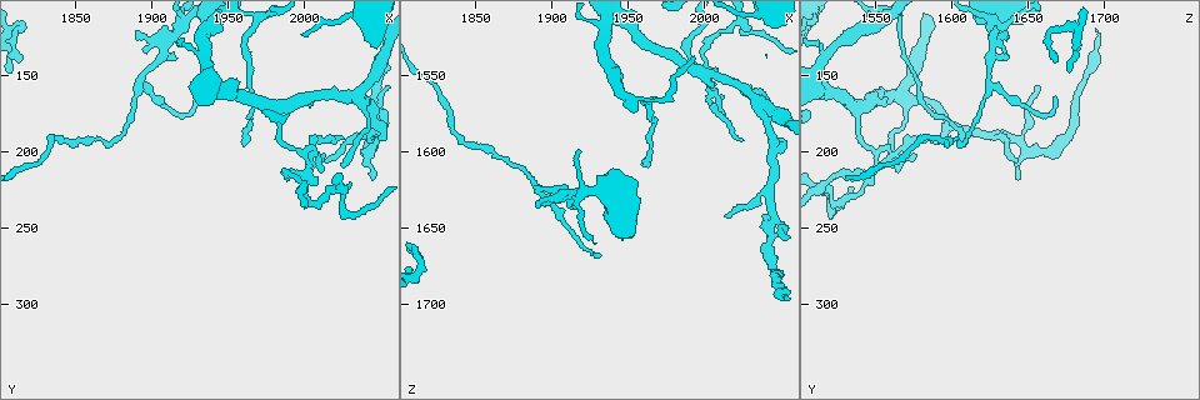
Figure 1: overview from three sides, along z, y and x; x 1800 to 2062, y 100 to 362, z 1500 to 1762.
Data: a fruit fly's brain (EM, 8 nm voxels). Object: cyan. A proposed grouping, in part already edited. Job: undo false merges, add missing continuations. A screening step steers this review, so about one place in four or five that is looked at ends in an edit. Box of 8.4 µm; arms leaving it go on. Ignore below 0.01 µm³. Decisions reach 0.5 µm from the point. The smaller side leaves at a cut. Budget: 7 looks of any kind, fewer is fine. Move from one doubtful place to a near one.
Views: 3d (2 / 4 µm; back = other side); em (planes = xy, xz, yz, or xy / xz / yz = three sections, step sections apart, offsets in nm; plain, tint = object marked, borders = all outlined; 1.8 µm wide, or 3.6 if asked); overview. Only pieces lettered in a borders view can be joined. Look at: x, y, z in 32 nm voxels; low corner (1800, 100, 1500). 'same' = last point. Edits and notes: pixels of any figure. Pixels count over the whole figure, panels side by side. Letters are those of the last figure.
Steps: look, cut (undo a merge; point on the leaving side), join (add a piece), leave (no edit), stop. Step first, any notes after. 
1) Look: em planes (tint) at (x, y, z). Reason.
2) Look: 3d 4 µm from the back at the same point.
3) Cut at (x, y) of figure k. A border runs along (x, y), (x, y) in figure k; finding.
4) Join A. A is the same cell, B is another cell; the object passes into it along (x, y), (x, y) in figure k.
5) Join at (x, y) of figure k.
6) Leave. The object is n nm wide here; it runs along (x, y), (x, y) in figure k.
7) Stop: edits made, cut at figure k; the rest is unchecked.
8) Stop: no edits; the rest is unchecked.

Look: em planes (borders) at (2046, 192, 1642). Sharp bend.

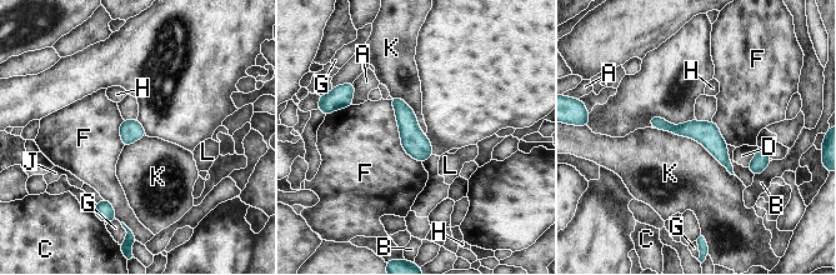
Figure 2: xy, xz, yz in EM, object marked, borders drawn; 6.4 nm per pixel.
Leave. The longest contact is with K, 550 nm; A, B, C, D, F, G, H, J, K and L are other cells; all the same neuron.

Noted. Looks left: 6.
Look: 3d 2 µm at (2034, 164, 1568). Four arms meet.

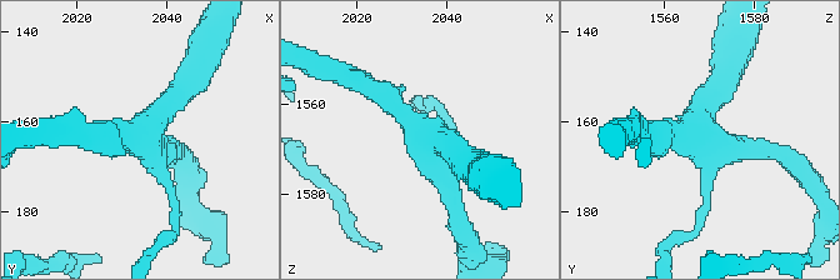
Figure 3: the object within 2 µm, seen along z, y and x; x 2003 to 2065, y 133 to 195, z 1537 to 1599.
Look: em planes (borders) at (2035, 162, 1568). 4 arms meet here; now the EM.

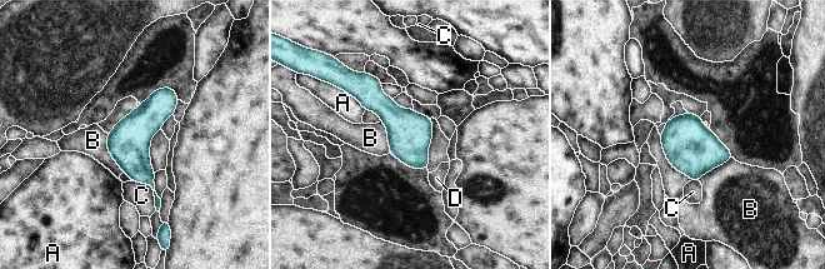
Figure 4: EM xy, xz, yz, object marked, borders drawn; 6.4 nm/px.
Leave. A, B, C and D are other cells; all the same neuron.

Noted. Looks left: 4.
Look: 3d 2 µm at (1958, 196, 1608). Free end.

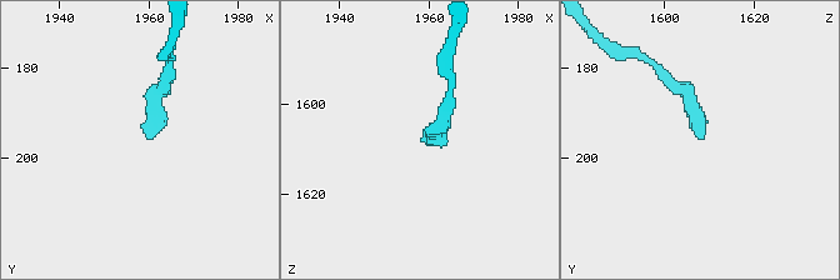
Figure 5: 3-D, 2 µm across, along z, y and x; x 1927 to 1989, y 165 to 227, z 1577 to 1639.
Look: em planes (tint) at (1960, 195, 1608). Need the tissue.

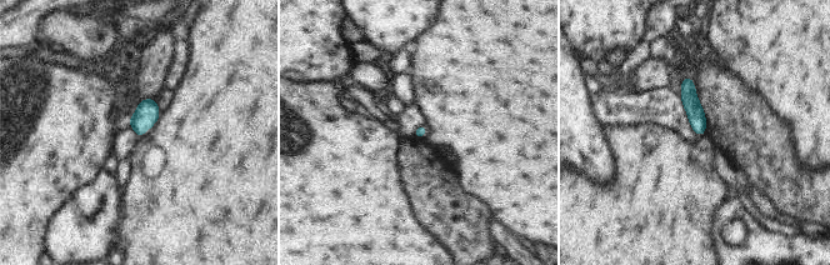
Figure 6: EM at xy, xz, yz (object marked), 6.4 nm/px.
Look: em planes (borders) at the same point. What lies round it.

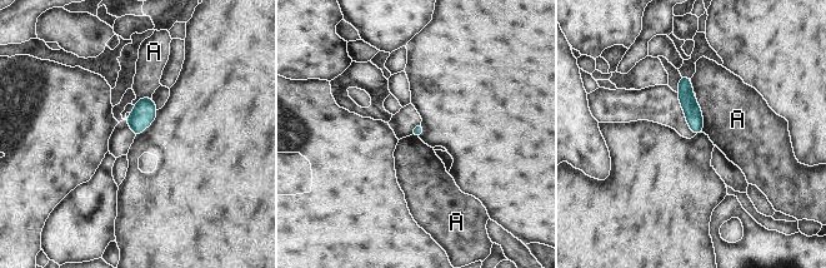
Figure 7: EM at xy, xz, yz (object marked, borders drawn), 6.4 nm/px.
Leave. The longest contact is with A, 240 nm; A is another cell; none of them fits.

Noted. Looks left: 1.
Stop: no edits; the rest is unchecked.

